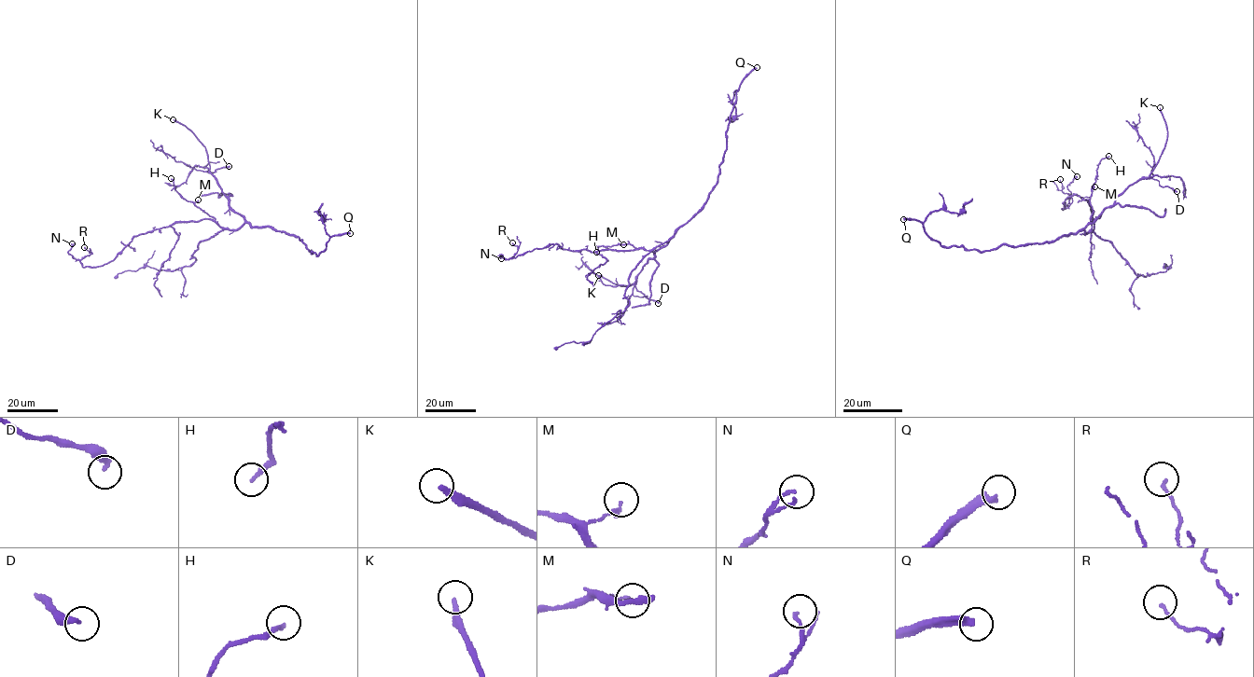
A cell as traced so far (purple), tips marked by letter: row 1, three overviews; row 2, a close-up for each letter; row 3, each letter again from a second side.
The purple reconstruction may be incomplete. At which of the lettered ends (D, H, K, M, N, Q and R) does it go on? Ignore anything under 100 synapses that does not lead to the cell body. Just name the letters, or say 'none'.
K, Q

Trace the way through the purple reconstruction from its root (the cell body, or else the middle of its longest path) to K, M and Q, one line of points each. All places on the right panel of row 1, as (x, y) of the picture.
K: (1074, 232), (1093, 222), (1128, 186), (1149, 176), (1167, 136), (1160, 107)
M: (1074, 232), (1082, 229), (1086, 233), (1091, 228), (1093, 212), (1090, 197), (1094, 186)
Q: (1074, 232), (1043, 242), (1000, 244), (980, 252), (962, 246), (943, 247), (928, 236), (920, 222), (903, 219)

